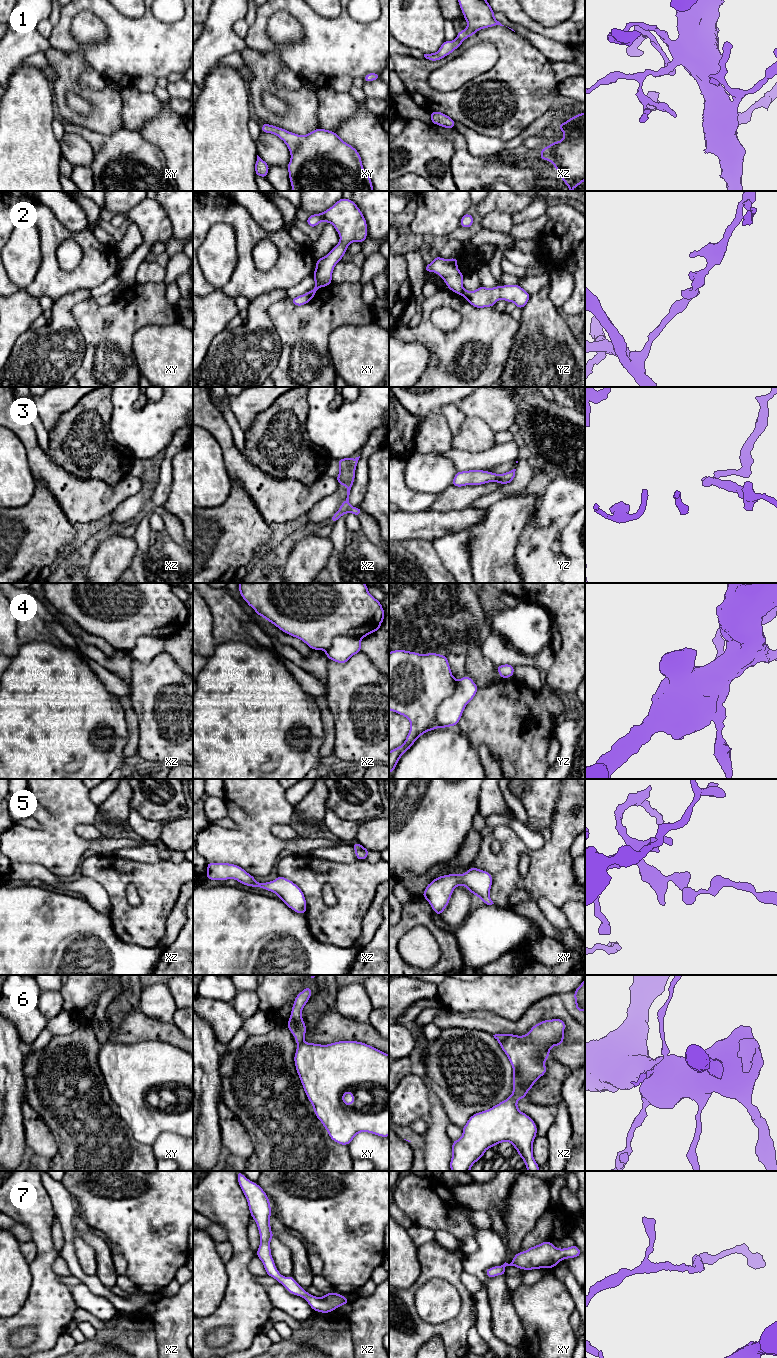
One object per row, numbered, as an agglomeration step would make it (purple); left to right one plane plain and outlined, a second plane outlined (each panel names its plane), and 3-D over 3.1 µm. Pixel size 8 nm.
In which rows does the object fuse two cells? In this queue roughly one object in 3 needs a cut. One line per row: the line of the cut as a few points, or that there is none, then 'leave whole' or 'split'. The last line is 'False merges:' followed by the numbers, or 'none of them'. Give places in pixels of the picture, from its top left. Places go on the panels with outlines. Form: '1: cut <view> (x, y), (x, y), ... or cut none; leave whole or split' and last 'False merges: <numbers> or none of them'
1: cut none; leave whole
2: cut yz (464, 290), (461, 294); split
3: cut none; leave whole
4: cut yz (456, 681), (454, 693), (437, 710), (439, 727); split
5: cut none; leave whole
6: cut none; leave whole
7: cut none; leave whole
False merges: 2, 4

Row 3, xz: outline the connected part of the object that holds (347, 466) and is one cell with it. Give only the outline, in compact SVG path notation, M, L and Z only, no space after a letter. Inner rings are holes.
M349 456L337 460L340 471L336 479L338 485L345 485L347 487L347 498L342 502L339 510L330 518L333 524L345 513L352 513L356 516L362 514L362 510L359 507L353 508L349 503L350 490L355 480L355 471L359 458L360 456L352 459L351 456Z

